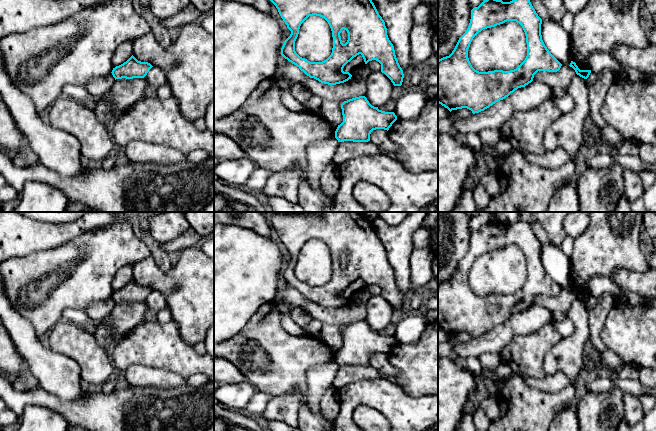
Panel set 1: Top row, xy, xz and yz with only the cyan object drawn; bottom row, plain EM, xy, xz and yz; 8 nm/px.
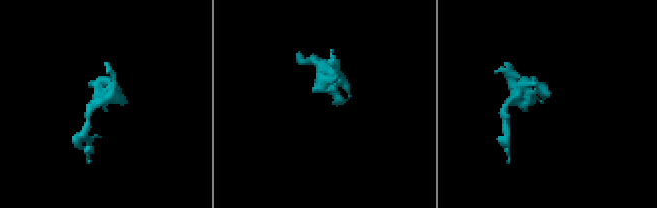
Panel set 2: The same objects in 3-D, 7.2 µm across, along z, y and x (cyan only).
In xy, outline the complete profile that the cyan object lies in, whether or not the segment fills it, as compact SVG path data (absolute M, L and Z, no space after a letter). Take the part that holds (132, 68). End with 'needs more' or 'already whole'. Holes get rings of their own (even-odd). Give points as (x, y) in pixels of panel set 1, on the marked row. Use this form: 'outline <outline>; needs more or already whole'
outline M132 55L126 62L113 68L111 73L115 80L144 78L152 67L150 63L138 61Z; already whole

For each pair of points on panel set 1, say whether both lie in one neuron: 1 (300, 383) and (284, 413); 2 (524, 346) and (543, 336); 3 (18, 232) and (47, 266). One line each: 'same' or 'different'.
1: different
2: same
3: different

